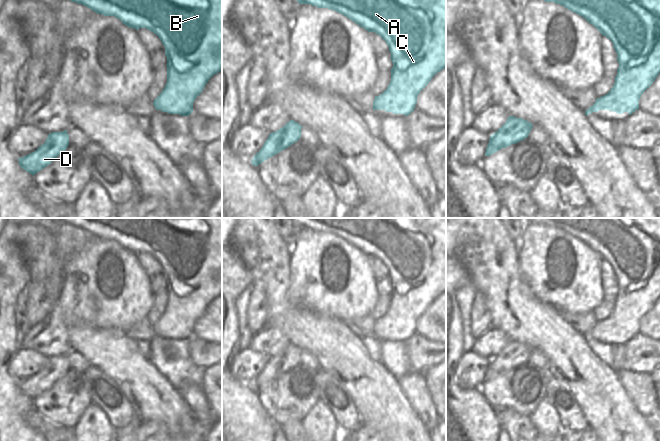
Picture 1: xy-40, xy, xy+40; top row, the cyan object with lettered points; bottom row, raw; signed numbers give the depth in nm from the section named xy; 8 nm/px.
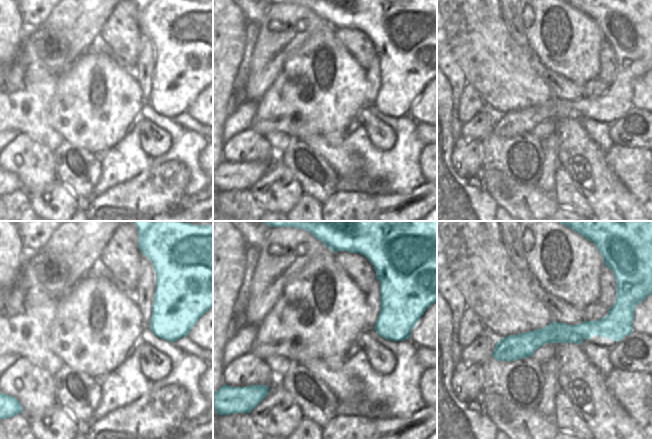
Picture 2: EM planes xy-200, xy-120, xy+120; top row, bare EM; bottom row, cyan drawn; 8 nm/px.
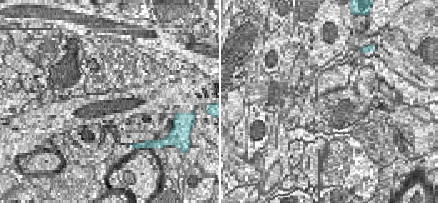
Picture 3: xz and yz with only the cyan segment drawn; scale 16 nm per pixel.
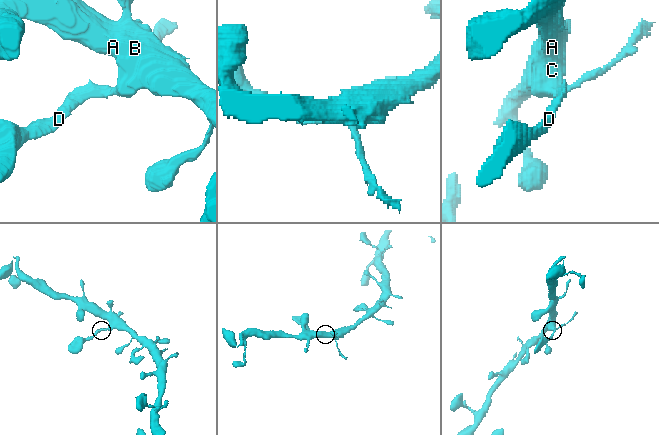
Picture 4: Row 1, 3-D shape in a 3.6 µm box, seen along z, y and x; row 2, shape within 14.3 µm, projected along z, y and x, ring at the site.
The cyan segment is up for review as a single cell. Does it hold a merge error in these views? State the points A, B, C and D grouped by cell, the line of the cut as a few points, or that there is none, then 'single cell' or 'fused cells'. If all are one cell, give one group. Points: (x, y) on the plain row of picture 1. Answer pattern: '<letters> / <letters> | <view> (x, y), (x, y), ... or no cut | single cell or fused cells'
A B C / D | xy+40 (610, 315), (611, 317), (597, 329), (598, 333) | fused cells

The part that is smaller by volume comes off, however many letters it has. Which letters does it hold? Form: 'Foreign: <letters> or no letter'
Foreign: D.

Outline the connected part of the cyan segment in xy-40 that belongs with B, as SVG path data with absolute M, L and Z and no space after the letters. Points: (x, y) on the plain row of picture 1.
M61 218L65 224L82 228L97 238L114 240L136 254L146 252L156 258L165 271L167 307L153 326L169 338L189 340L193 327L209 303L222 295L222 218Z

